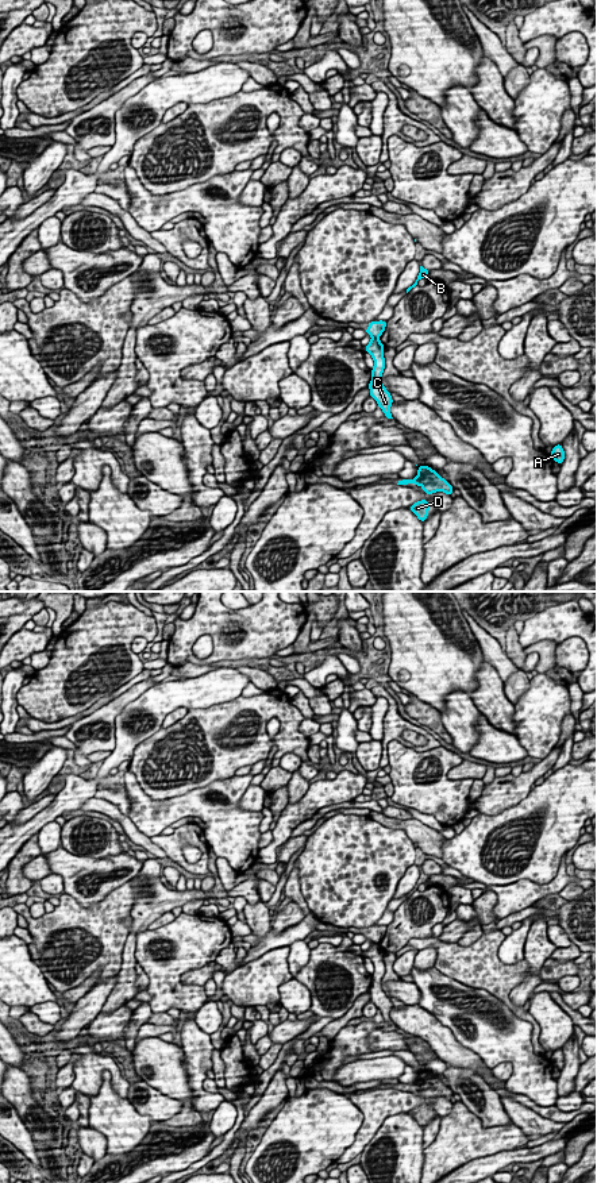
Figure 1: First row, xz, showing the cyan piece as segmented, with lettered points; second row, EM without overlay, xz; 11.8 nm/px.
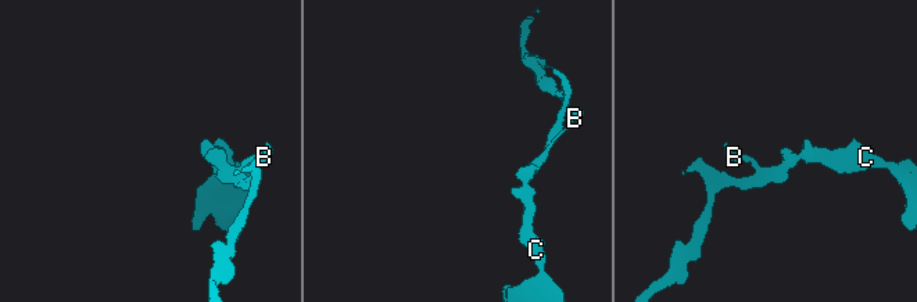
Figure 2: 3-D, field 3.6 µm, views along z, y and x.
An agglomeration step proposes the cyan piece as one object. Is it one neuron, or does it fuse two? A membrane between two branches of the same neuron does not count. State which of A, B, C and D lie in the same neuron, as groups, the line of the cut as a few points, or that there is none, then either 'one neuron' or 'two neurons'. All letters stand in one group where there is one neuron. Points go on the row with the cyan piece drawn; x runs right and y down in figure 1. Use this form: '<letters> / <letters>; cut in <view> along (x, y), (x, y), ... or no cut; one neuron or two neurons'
A C D / B; cut in xz along (373, 336), (377, 338); two neurons

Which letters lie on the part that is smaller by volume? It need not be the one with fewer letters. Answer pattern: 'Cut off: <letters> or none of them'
Cut off: B

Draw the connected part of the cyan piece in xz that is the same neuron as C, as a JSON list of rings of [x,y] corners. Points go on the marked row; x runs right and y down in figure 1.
[[[373,338],[365,347],[365,351],[369,352],[374,361],[374,367],[371,369],[371,381],[367,388],[370,389],[370,397],[377,401],[384,415],[388,419],[393,419],[390,413],[393,398],[392,394],[386,390],[386,388],[382,385],[381,378],[385,369],[384,350],[385,346],[378,338]]]

